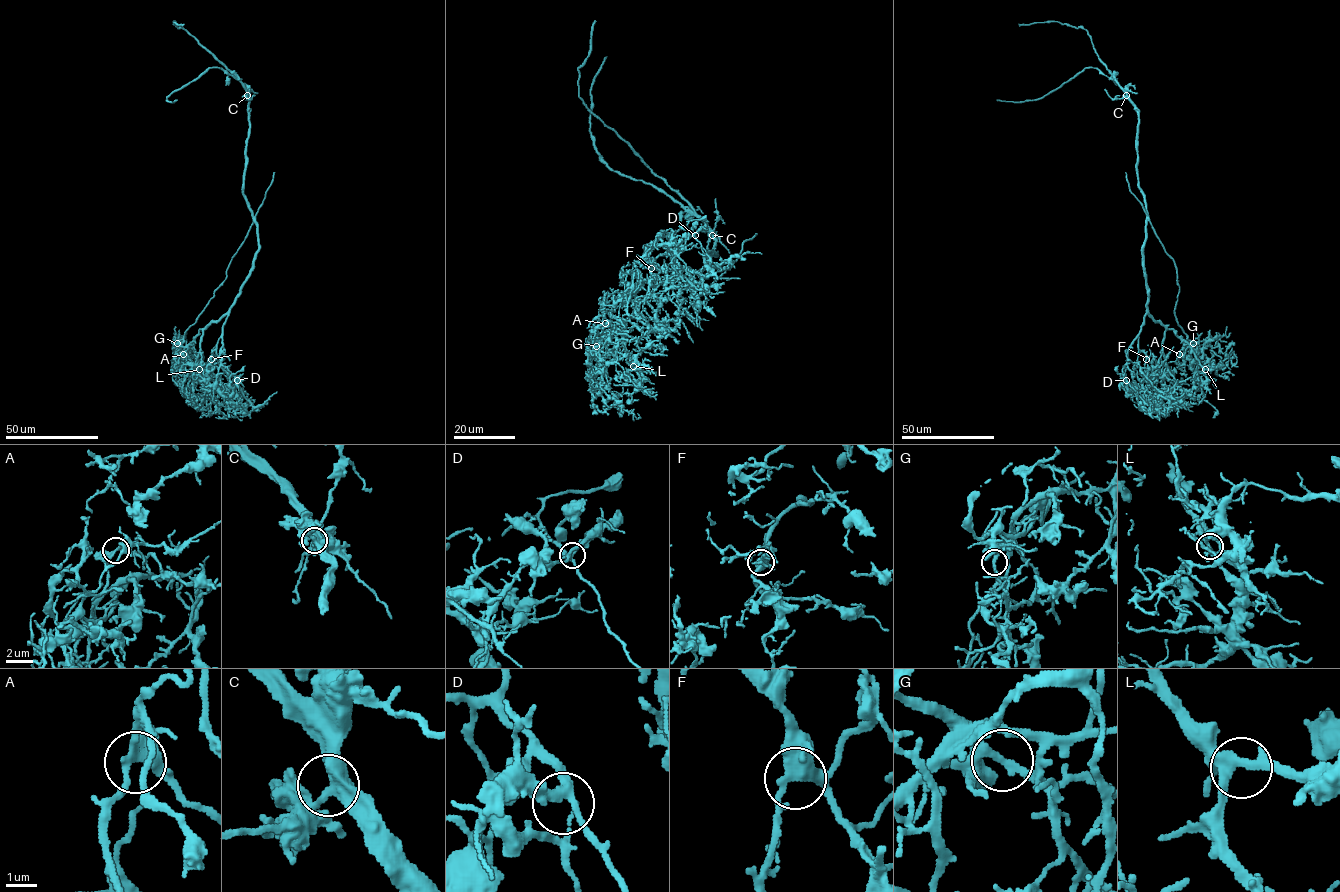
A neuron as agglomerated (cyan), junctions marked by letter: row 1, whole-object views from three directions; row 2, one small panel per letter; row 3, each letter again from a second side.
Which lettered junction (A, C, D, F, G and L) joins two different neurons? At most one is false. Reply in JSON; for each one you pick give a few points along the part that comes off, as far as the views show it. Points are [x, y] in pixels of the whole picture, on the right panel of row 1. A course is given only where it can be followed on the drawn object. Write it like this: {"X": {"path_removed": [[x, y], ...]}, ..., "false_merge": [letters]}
{"G": {"path_removed": [[1193, 343], [1187, 339], [1175, 315], [1179, 287], [1173, 260], [1166, 253], [1140, 202], [1130, 191], [1126, 172]]}, "false_merge": ["G"]}

